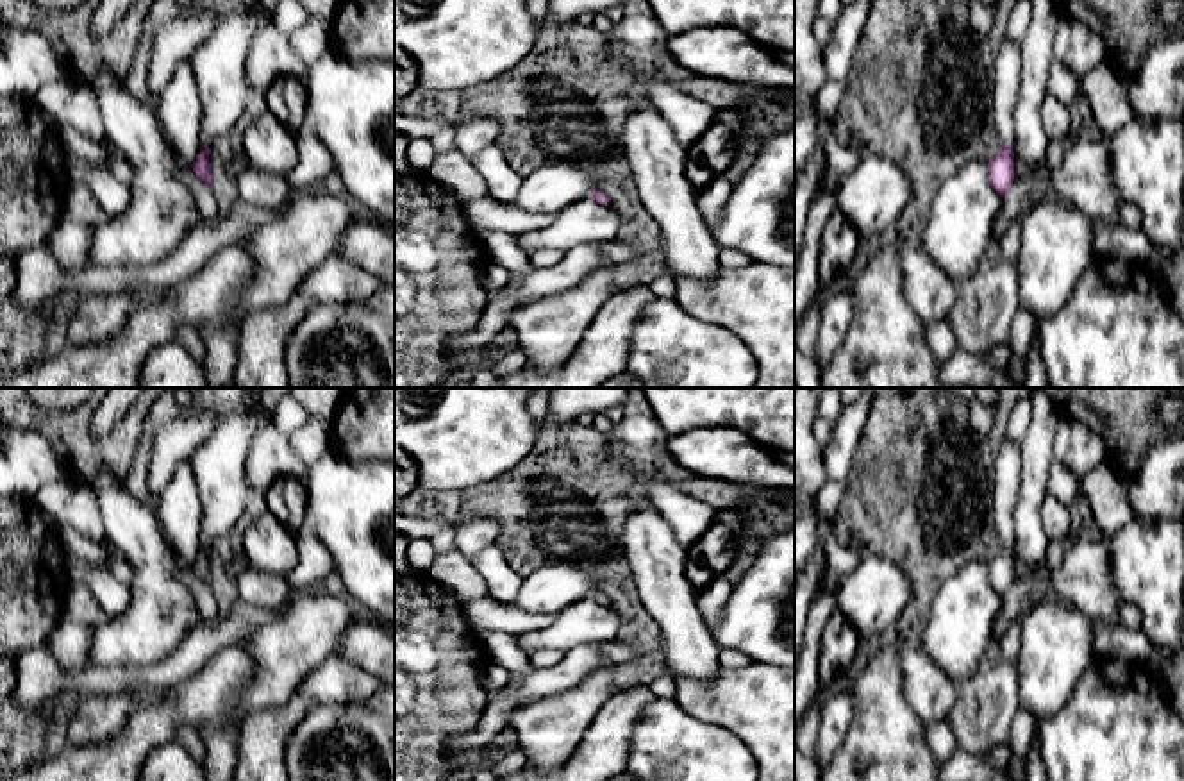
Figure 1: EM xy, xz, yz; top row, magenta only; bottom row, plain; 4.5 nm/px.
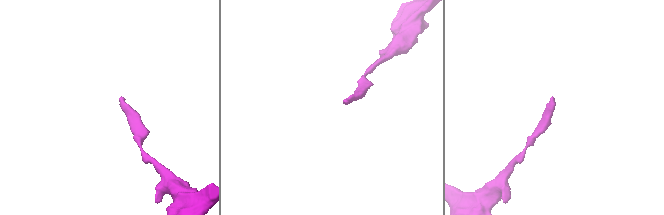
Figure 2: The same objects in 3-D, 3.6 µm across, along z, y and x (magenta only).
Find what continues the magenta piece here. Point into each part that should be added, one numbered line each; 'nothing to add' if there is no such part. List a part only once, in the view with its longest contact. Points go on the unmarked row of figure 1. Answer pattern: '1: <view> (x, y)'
1: yz (1006, 487)

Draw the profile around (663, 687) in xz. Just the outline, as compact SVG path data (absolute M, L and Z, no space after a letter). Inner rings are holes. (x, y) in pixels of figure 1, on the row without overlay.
M664 674L657 679L654 679L650 684L648 684L650 692L655 695L655 697L673 697L675 692L677 692L677 684L675 684L675 677L671 674Z

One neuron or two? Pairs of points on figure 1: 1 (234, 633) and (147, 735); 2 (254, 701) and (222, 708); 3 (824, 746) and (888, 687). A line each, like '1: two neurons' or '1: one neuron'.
1: two neurons
2: two neurons
3: two neurons

